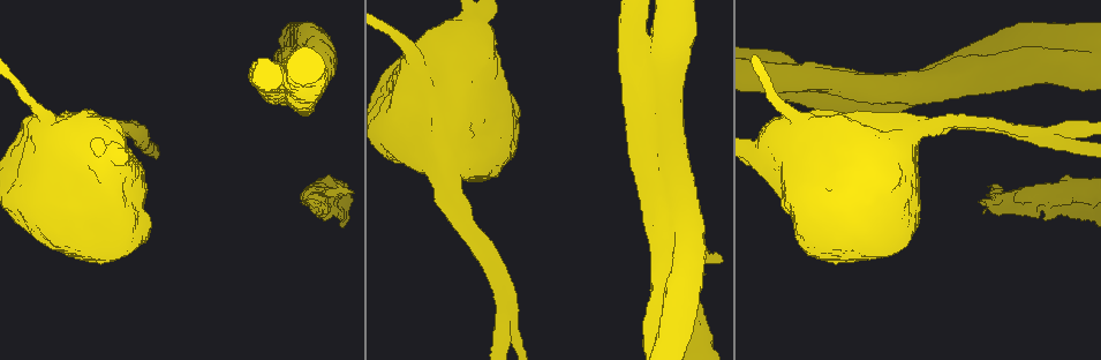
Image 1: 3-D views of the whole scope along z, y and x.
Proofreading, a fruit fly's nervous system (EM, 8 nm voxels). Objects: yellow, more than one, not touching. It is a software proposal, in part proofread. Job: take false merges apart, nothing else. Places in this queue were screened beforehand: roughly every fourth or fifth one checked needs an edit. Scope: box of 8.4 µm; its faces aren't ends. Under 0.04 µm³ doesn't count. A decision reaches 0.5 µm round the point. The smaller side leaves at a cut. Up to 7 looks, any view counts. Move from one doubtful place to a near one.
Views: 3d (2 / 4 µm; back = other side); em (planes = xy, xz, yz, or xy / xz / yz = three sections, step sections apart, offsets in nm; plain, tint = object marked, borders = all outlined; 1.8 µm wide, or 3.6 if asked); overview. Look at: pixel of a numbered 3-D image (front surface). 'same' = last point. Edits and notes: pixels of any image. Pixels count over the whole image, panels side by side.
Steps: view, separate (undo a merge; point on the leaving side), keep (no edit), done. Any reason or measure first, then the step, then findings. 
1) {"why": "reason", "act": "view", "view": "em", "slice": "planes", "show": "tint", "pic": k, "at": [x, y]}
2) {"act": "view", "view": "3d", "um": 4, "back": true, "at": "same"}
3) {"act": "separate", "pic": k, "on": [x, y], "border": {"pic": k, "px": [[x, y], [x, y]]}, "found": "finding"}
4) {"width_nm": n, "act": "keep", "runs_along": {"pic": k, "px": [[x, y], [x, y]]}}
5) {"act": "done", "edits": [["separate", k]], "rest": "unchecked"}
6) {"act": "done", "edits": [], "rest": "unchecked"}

{"why": "thick turns thin", "act": "view", "view": "em", "slice": "yz", "step": 8, "show": "tint", "pic": 1, "at": [443, 186]}

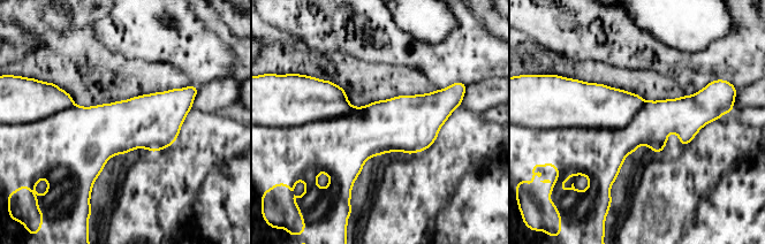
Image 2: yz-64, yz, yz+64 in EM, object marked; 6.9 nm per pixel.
{"act": "view", "view": "em", "slice": "xz", "step": 8, "show": "tint", "at": "same"}

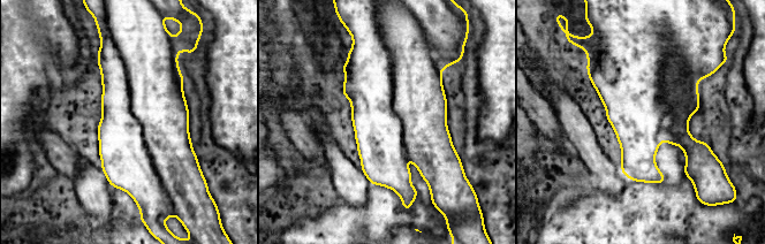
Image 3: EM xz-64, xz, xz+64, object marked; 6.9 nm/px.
{"width_nm": 550, "act": "separate", "pic": 3, "on": [158, 103], "part_leaving": {"pic": 3, "px": [[671, 61], [691, 174]]}, "found": "a second cell is stuck on"}

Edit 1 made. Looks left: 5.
{"act": "view", "view": "overview"}

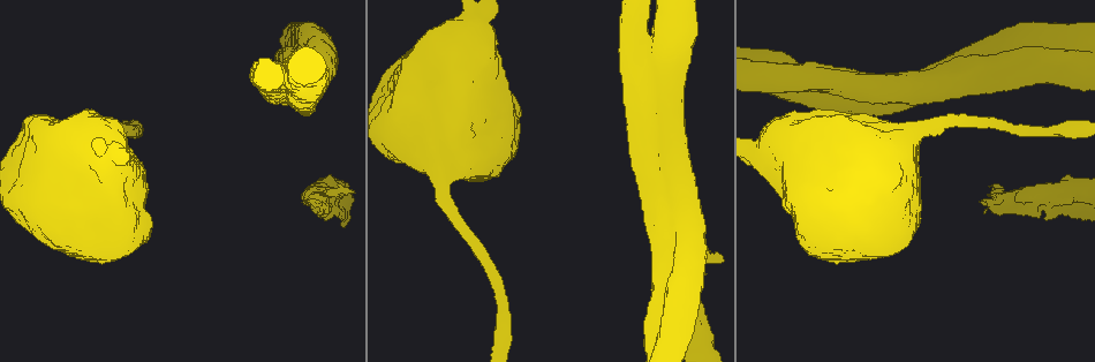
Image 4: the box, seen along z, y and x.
{"why": "thick turns thin", "act": "view", "view": "em", "slice": "planes", "show": "plain", "pic": 4, "at": [1020, 194]}

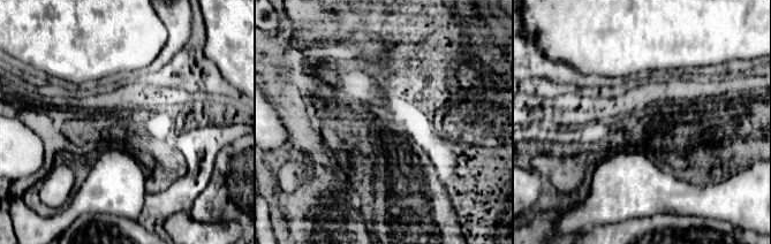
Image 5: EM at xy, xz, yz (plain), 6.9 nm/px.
{"why": "see the neighbours", "act": "view", "view": "em", "slice": "planes", "show": "borders", "at": "same"}

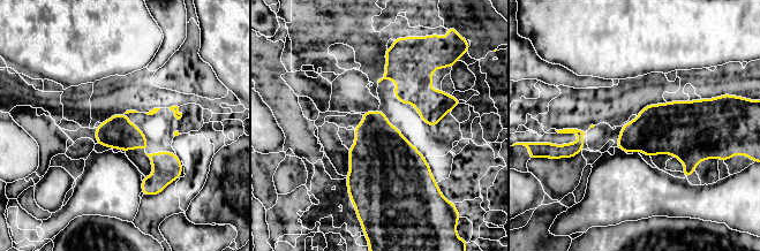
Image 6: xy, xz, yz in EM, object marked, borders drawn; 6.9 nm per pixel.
{"act": "keep", "found": "one cell here"}

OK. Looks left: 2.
{"act": "done", "edits": [["separate", 3]], "rest": "unchecked"}

